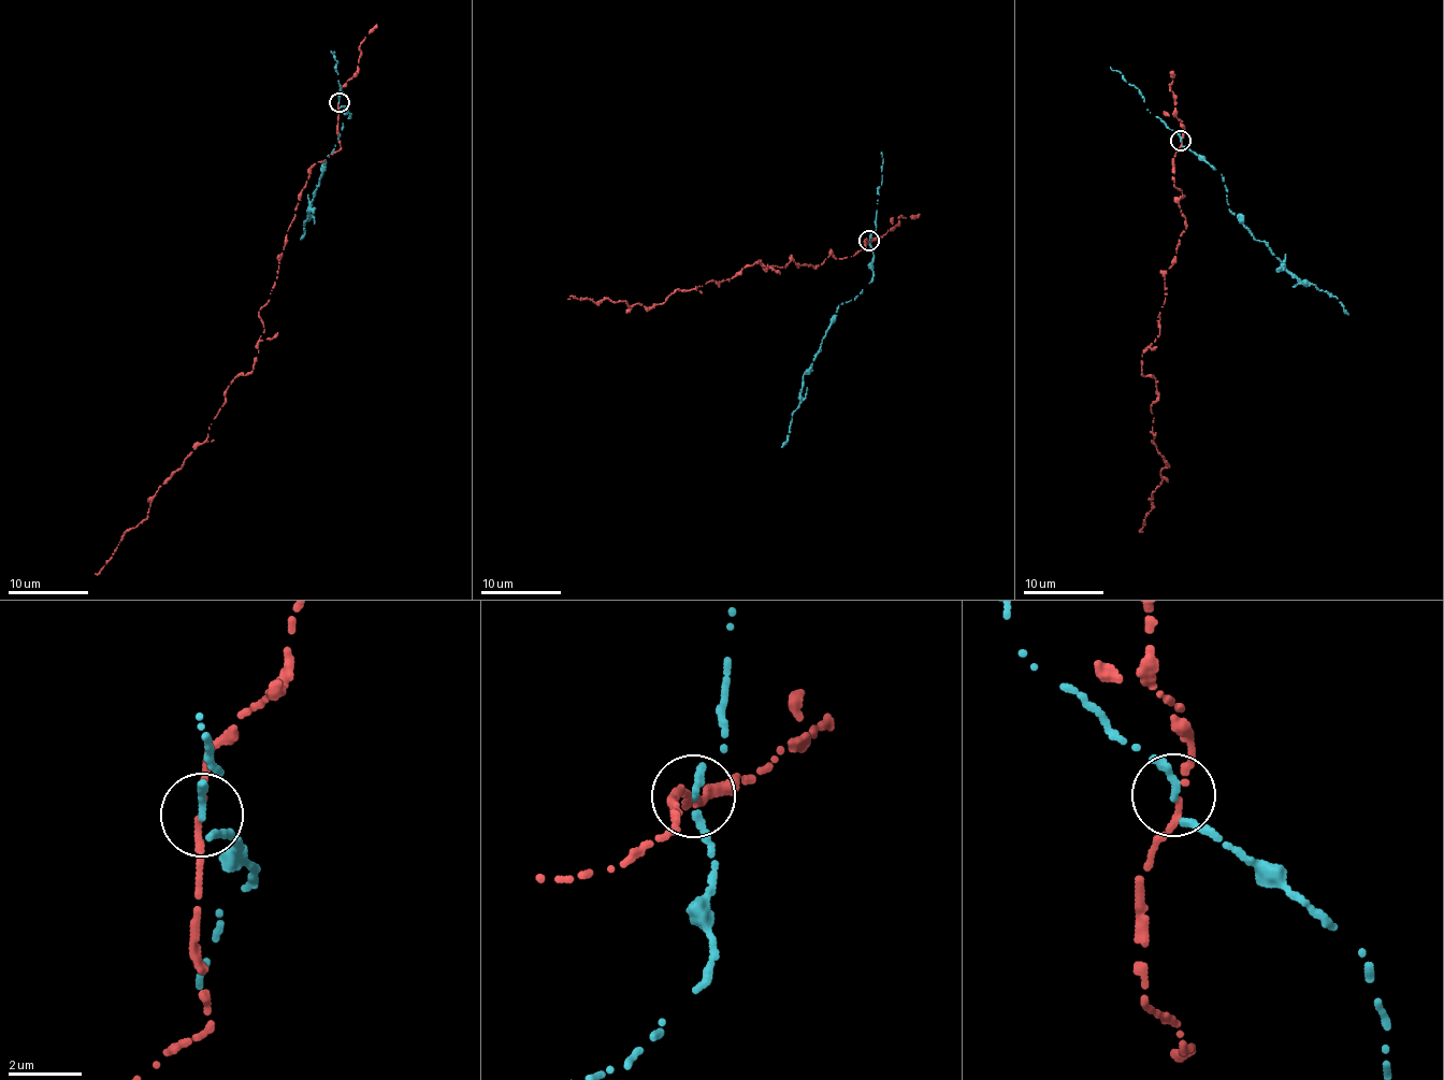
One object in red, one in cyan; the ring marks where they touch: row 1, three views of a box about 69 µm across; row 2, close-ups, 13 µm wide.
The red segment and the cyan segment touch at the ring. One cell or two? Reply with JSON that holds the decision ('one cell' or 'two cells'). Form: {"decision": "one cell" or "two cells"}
{"decision": "two cells"}

